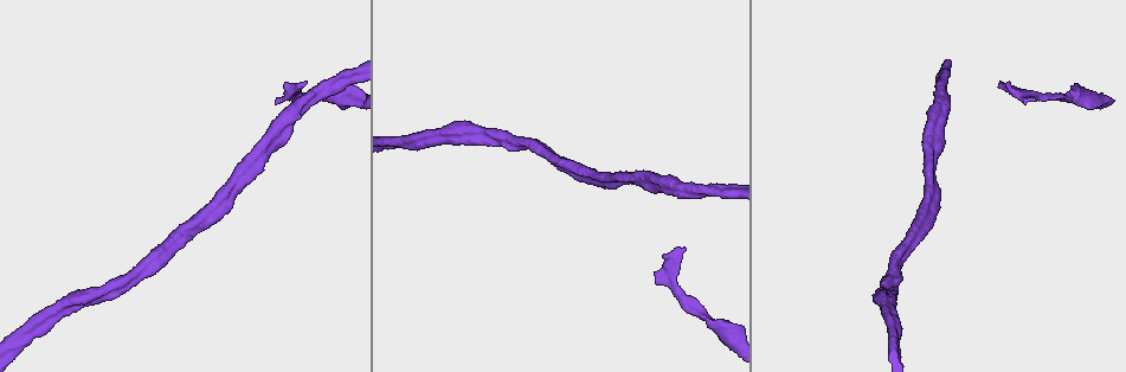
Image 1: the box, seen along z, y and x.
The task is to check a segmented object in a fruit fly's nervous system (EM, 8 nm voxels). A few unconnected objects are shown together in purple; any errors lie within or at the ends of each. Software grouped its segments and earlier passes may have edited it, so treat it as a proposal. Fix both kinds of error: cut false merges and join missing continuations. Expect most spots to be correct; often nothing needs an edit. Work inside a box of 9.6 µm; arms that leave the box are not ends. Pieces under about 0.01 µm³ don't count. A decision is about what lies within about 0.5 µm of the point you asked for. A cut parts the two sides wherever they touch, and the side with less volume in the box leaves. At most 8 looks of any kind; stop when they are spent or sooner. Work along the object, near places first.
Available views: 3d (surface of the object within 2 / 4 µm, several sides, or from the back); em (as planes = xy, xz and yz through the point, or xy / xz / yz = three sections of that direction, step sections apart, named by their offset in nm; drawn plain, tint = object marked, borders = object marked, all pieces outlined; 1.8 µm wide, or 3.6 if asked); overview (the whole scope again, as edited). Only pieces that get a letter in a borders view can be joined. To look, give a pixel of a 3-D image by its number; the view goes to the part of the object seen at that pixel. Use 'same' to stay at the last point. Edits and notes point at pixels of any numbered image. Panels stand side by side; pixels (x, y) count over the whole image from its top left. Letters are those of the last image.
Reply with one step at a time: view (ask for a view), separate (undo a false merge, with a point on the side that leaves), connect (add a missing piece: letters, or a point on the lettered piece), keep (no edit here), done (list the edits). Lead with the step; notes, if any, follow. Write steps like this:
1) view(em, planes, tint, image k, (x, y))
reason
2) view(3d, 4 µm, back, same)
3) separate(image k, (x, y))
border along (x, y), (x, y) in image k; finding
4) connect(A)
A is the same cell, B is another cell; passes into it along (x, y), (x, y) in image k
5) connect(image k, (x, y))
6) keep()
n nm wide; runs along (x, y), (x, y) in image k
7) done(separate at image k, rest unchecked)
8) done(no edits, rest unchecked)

view(3d, 2 µm, image 1, (331, 98))
thick turns thin

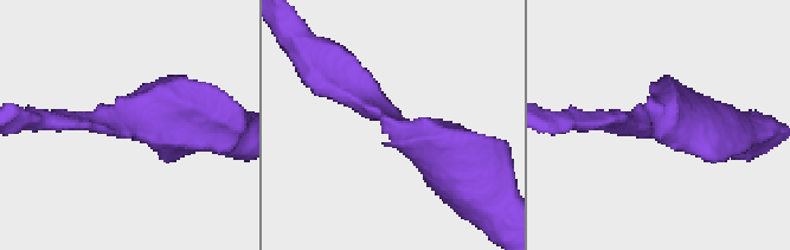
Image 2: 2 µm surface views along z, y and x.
view(em, 3.6 µm, planes, borders, image 2, (393, 125))
need the tissue

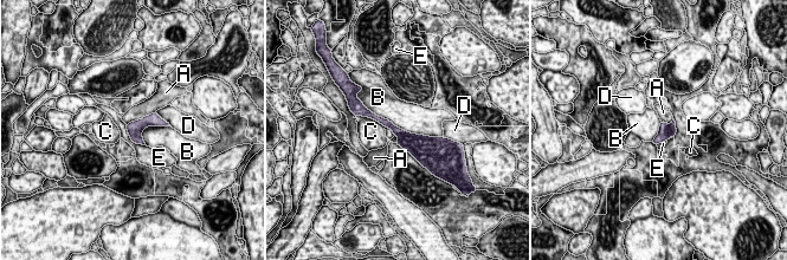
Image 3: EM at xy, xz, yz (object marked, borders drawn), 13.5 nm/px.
keep()
A, B, C, D and E are other cells; border along (366, 106), (407, 131), (438, 137) in image 3; one neuron here

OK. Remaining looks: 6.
view(3d, 2 µm, image 1, (282, 122))
a fork

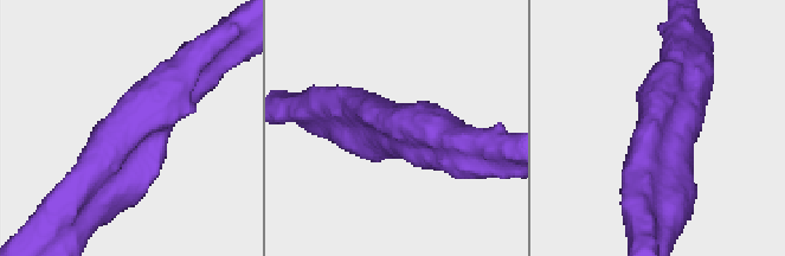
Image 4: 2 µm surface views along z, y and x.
view(em, planes, tint, image 4, (127, 128))

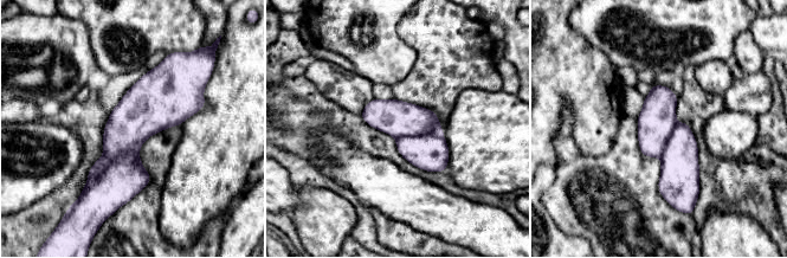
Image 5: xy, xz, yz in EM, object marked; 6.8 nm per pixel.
view(em, planes, borders, same)
see the neighbours

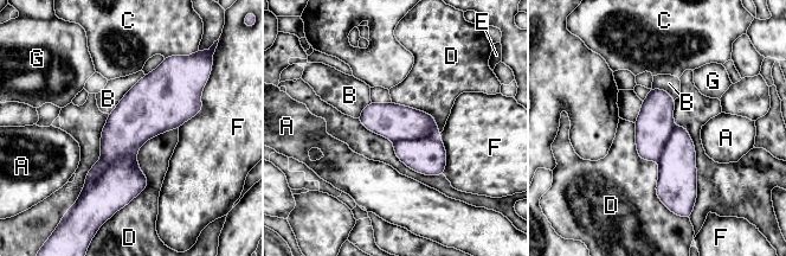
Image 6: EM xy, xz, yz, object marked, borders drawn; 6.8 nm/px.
keep()
D touches over 700 nm; A, B, C, D, E, F and G are other cells; border along (178, 128), (117, 211) in image 6; continuous, no second neuron

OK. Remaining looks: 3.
view(3d, 2 µm, image 1, (1000, 83))
free end

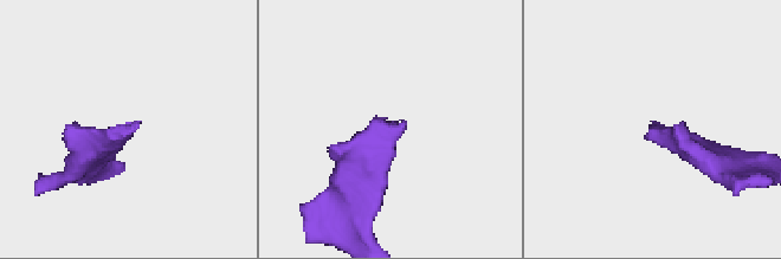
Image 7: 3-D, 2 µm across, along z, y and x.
view(em, 3.6 µm, yz, step 16, tint, image 7, (649, 126))

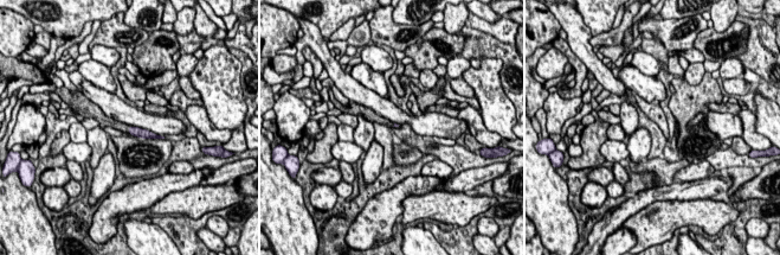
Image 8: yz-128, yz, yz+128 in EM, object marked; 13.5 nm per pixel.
view(em, 3.6 µm, yz, step 16, borders, same)
what lies round it

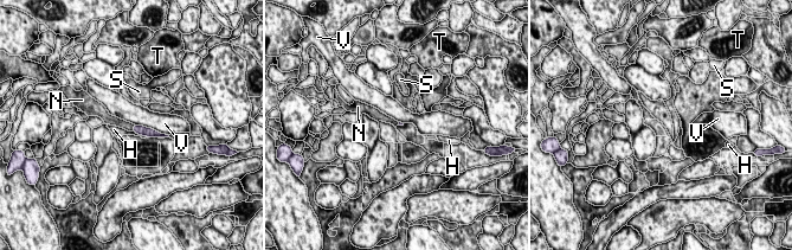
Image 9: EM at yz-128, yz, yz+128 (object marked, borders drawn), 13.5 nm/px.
connect(N)
N is the same cell, H, S, T and V are other cells; passes into it along (142, 130), (134, 128), (117, 122) in image 9; the neuron continues

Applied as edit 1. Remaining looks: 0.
done(connect at image 9, rest unchecked)

